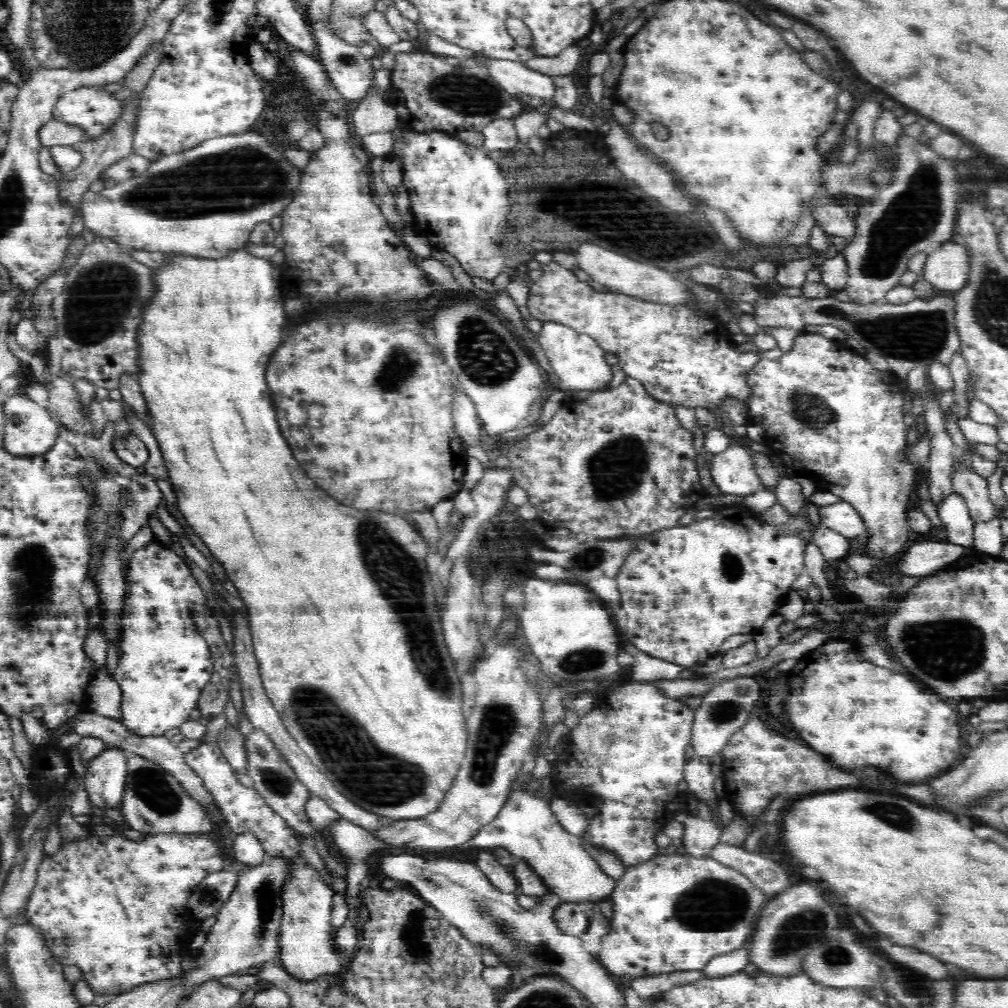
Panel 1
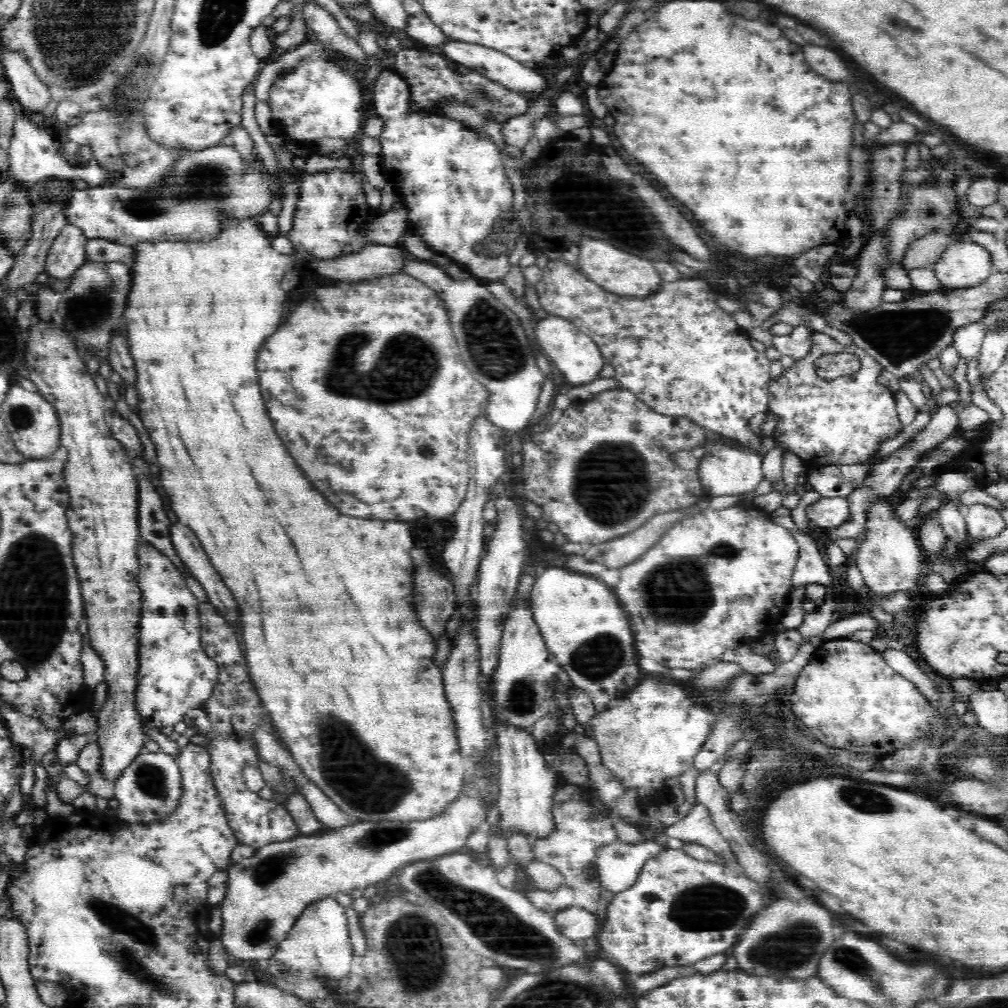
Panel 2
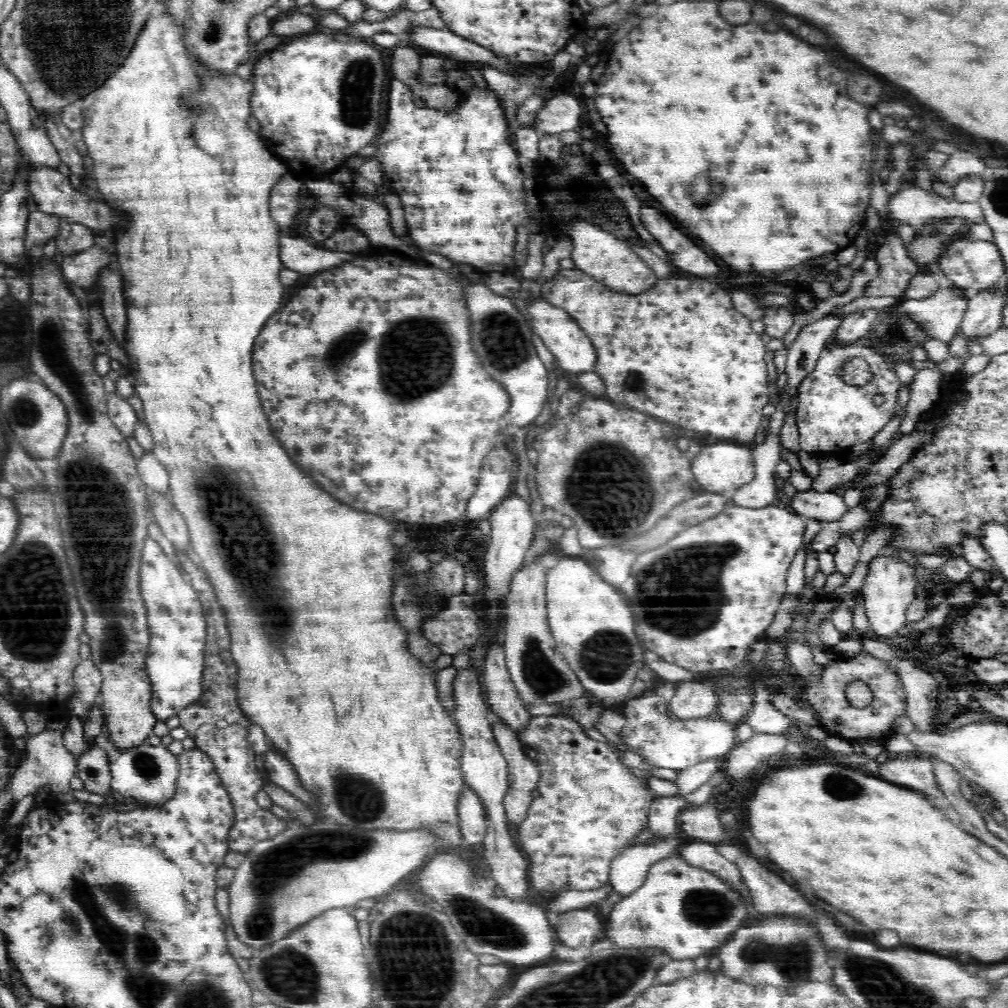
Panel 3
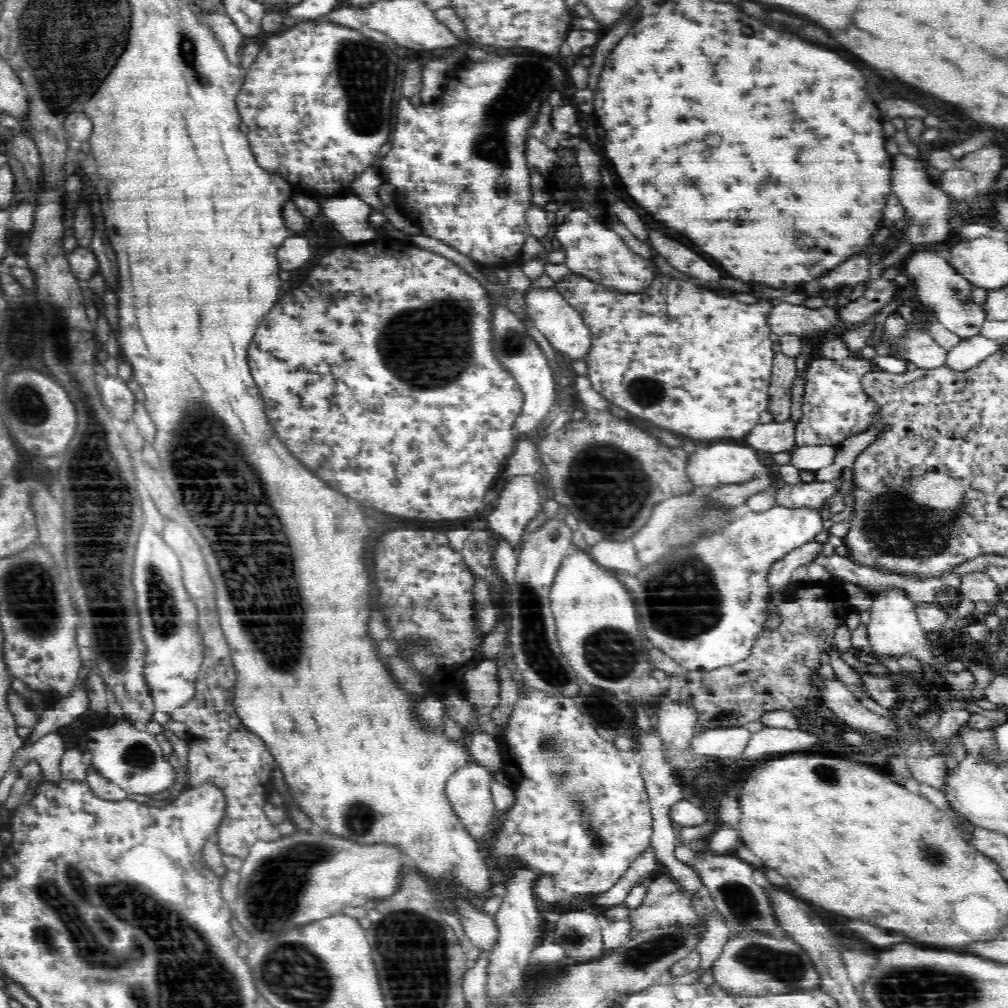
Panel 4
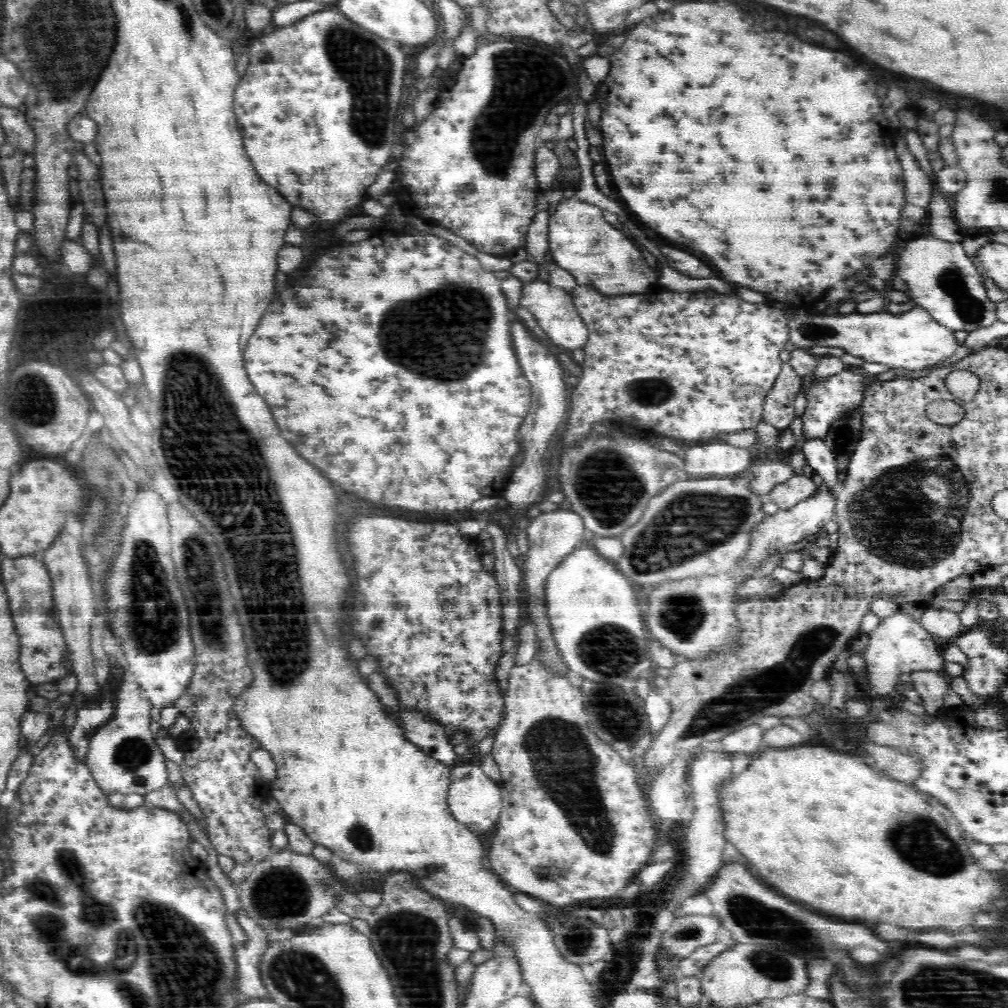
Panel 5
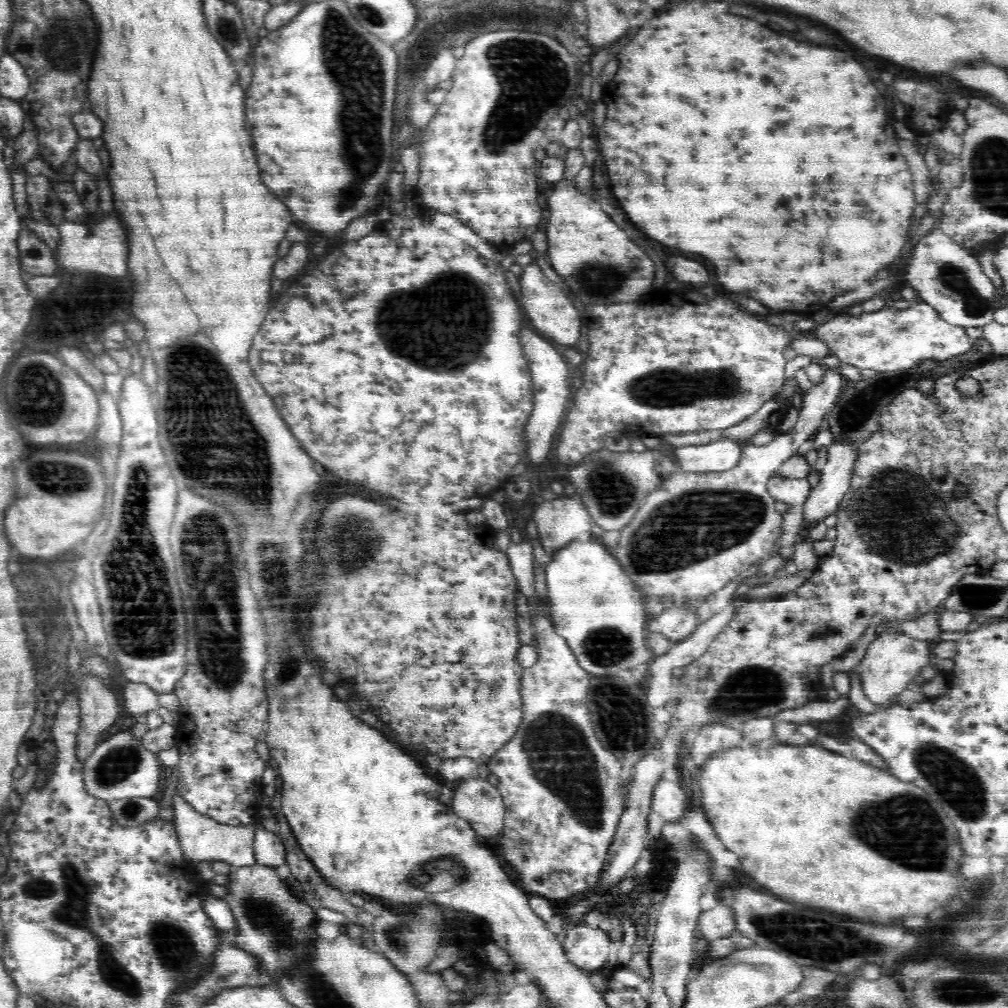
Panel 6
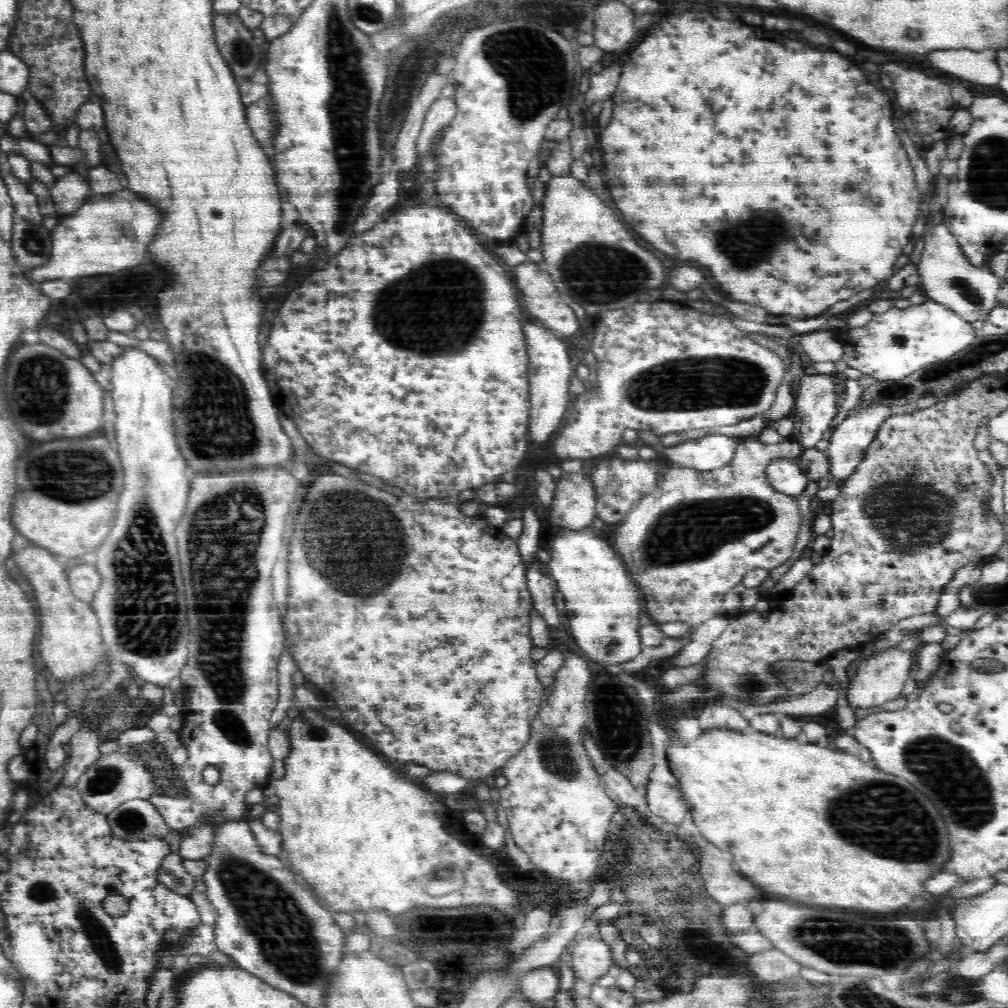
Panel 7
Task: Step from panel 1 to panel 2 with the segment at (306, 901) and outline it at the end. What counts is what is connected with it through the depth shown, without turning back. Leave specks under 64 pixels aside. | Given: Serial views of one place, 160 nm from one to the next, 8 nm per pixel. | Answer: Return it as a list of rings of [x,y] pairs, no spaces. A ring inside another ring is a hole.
[[[322,896],[316,898],[312,902],[308,902],[300,914],[294,918],[292,928],[288,931],[286,938],[280,942],[275,950],[275,953],[268,959],[267,972],[265,979],[260,978],[261,981],[276,982],[280,988],[299,996],[305,1000],[322,1000],[326,998],[327,989],[322,984],[324,980],[339,979],[345,980],[345,977],[350,973],[350,965],[355,957],[350,944],[350,935],[348,934],[348,926],[344,907],[342,907],[334,897]]]

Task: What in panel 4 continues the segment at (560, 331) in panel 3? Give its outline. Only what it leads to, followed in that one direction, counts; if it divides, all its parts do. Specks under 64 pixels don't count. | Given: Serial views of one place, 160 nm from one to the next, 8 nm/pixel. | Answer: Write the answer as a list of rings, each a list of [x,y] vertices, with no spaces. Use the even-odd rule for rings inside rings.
[[[530,288],[524,295],[530,319],[534,322],[536,330],[548,339],[554,350],[558,350],[572,360],[585,360],[586,362],[591,352],[591,333],[582,322],[580,313],[572,309],[564,298],[552,289]]]

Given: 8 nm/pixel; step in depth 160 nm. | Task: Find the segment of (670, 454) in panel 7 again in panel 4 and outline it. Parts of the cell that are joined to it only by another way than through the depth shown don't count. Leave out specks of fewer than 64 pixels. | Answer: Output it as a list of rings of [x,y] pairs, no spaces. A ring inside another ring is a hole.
[[[716,442],[716,444],[706,444],[706,447],[699,446],[687,464],[689,479],[700,489],[722,485],[742,485],[745,482],[762,479],[767,472],[768,470],[760,463],[755,448],[734,442]]]

